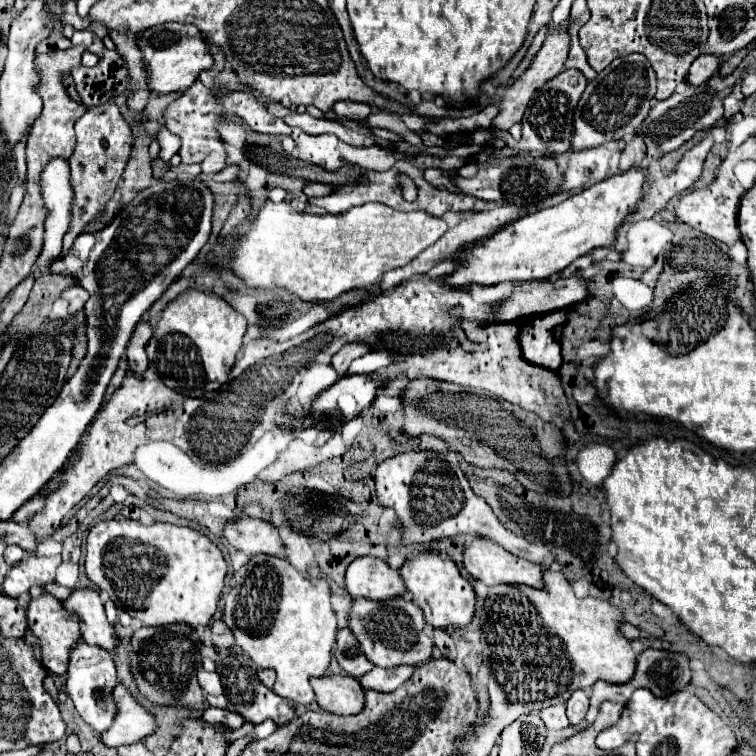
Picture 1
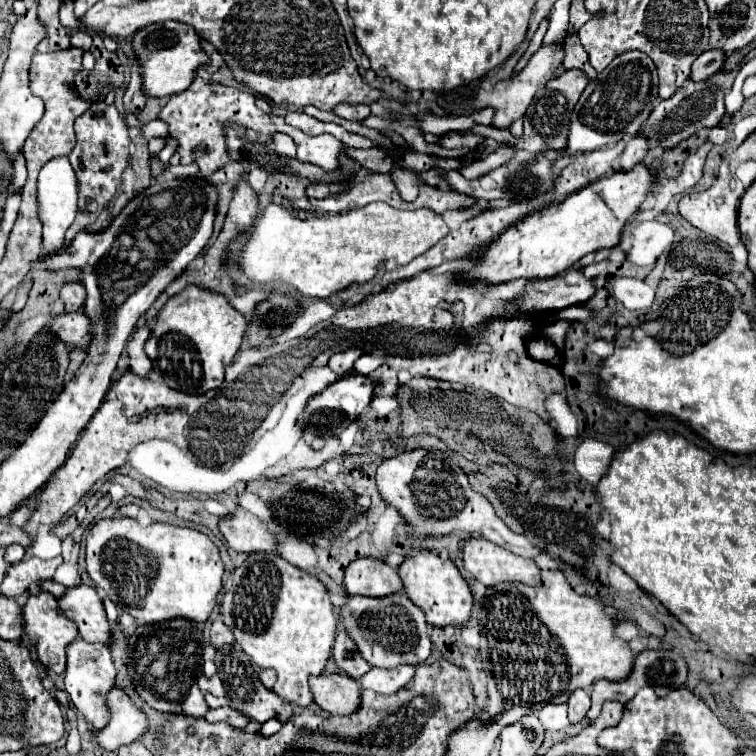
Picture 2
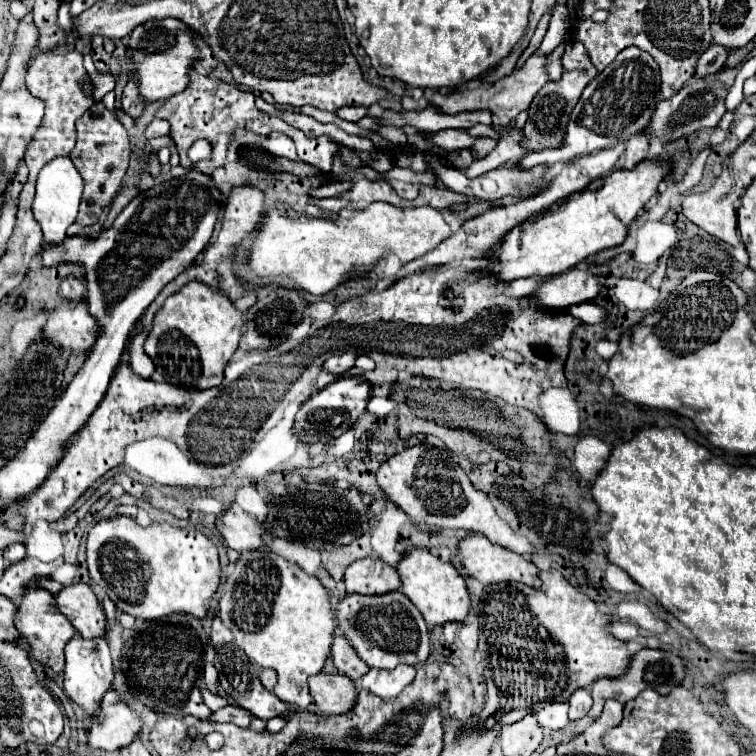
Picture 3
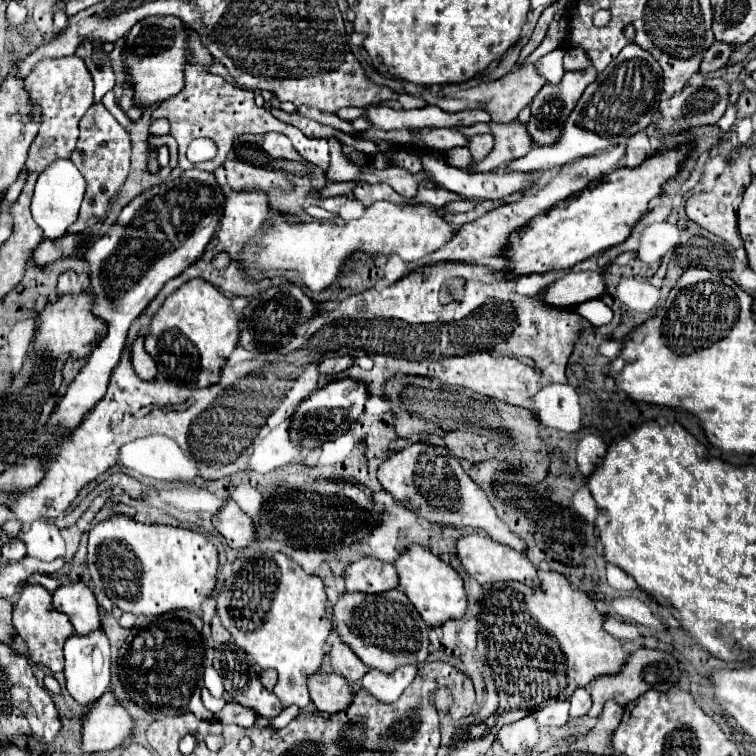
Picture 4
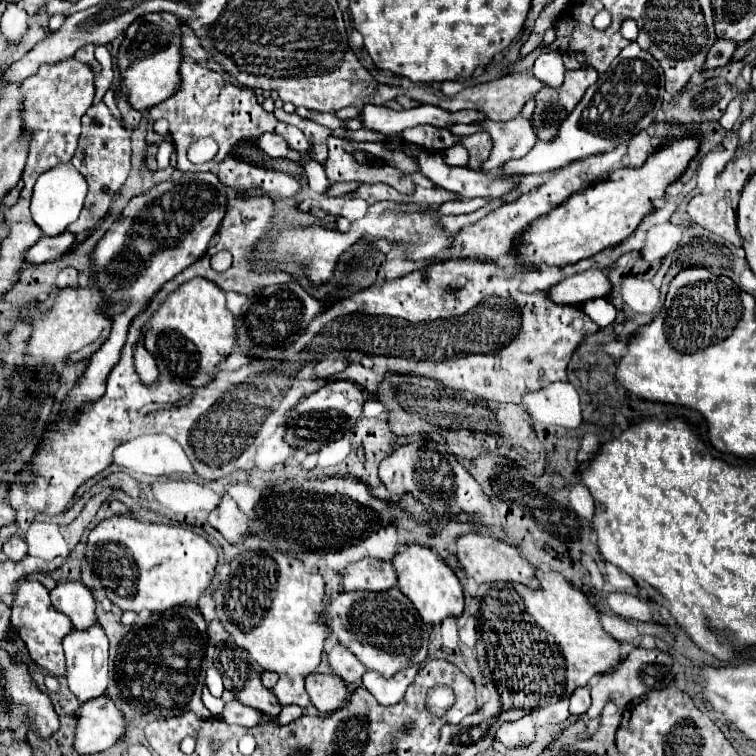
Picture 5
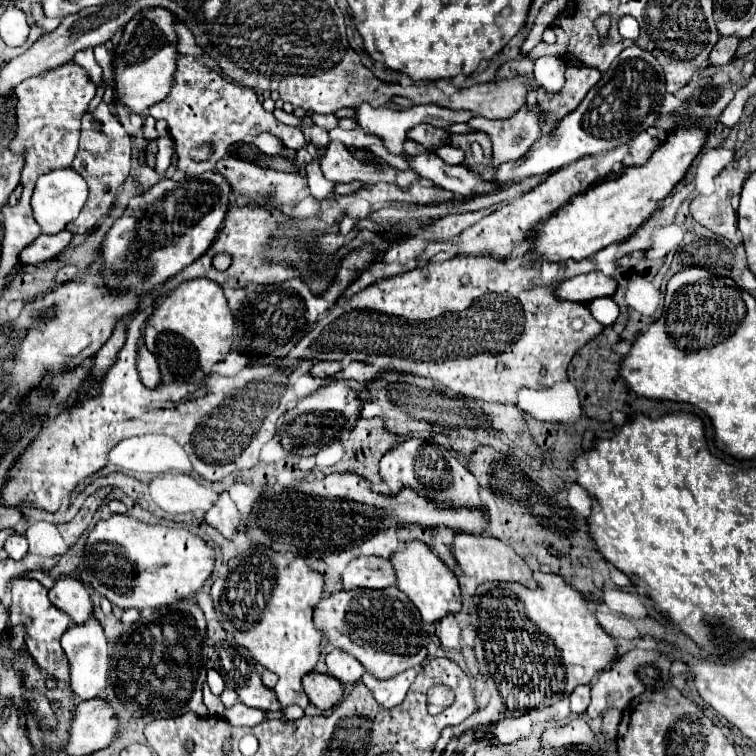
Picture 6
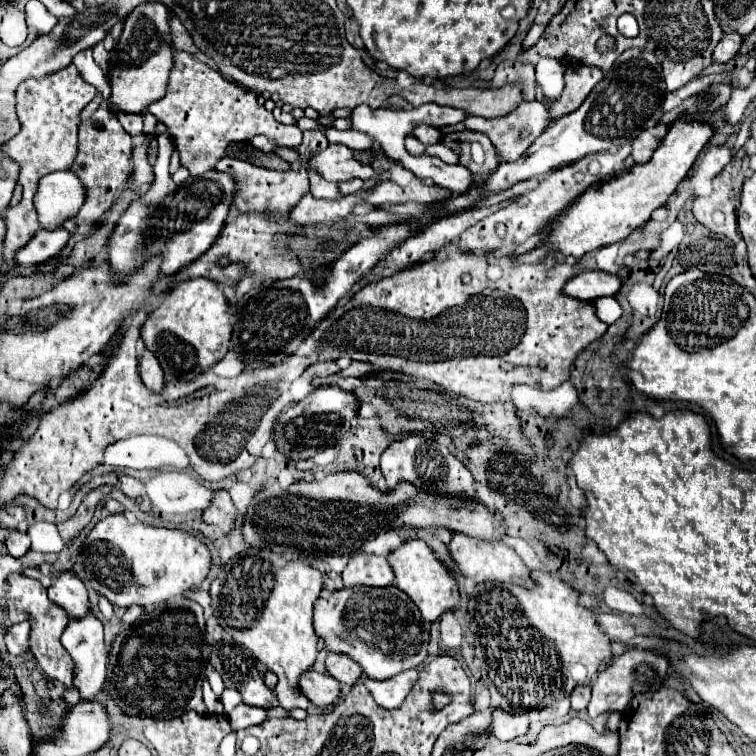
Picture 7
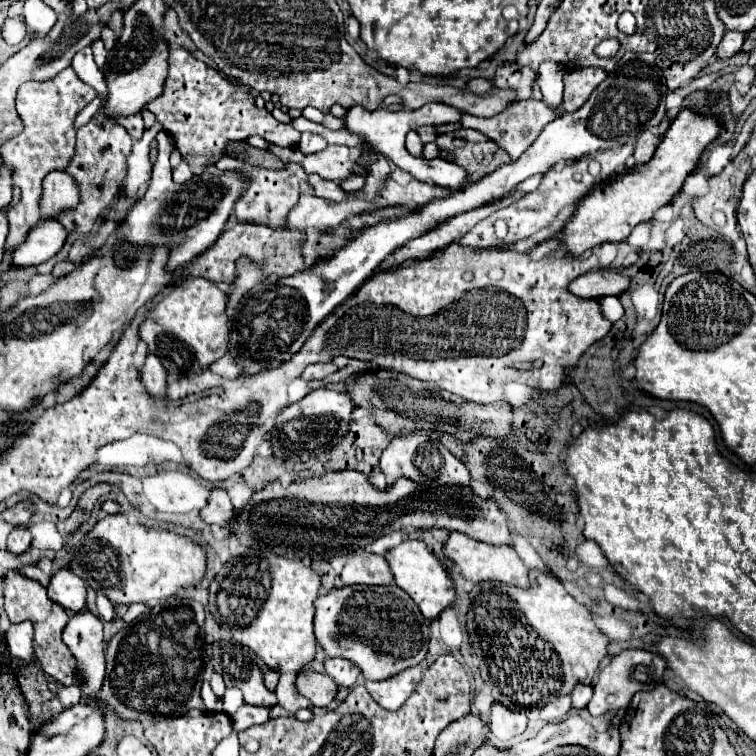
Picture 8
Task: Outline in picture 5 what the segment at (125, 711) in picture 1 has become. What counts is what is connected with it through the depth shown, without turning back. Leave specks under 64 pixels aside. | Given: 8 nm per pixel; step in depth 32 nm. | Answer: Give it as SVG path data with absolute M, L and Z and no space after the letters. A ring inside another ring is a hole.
M110 696L94 698L80 708L76 728L76 750L80 754L96 754L112 748L126 736L126 718L114 706Z

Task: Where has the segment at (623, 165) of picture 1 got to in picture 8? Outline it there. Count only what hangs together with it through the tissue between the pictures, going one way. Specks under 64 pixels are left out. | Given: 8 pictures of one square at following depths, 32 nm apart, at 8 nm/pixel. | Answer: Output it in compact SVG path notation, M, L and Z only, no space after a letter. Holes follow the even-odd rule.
M644 130L644 132L638 136L636 148L634 148L634 160L636 160L636 164L646 164L646 162L652 158L654 150L658 148L658 144L660 144L660 138L654 136L652 132Z

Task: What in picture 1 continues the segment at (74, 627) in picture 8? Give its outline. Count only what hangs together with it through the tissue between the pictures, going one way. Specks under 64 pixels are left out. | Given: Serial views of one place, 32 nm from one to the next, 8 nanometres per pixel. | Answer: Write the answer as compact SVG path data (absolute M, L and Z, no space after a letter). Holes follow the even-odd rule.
M86 642L74 646L70 666L68 666L68 682L66 682L68 696L74 700L80 718L98 734L106 732L112 726L112 720L116 716L116 704L112 702L112 690L116 684L118 684L116 666L112 656L106 650L98 646L90 646Z

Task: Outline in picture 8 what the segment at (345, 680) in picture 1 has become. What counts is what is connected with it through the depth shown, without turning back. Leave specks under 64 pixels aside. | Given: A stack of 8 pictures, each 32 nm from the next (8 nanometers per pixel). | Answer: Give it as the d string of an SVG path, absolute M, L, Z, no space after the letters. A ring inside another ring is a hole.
M304 670L296 680L298 692L308 698L314 706L326 708L338 692L338 684L328 674L318 674L312 670Z

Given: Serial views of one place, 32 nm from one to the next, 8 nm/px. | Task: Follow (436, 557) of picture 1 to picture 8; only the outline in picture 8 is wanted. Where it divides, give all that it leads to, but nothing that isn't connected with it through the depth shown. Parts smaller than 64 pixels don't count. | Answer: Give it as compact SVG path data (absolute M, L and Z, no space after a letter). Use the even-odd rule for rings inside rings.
M404 540L400 546L392 548L386 554L386 562L392 568L398 588L408 592L408 596L418 604L418 608L426 620L438 618L444 608L450 608L456 602L454 582L450 580L446 568L440 564L440 560L426 548L426 544L422 540Z

